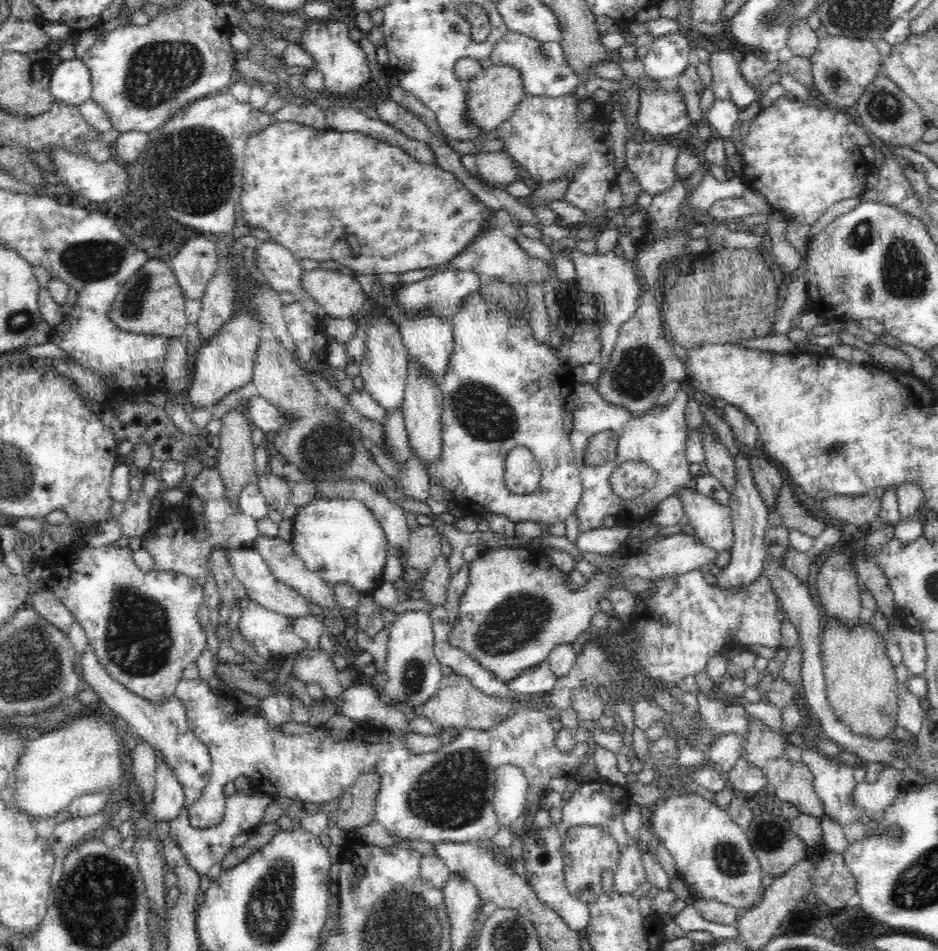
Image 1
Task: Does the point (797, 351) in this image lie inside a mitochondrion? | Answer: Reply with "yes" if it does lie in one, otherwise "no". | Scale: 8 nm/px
no

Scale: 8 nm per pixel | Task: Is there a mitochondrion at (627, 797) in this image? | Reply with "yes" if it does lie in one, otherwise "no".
no

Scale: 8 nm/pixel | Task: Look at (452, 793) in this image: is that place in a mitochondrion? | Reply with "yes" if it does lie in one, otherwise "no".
yes

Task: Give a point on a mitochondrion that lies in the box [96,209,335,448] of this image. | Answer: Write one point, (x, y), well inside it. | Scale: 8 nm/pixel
(131, 307)

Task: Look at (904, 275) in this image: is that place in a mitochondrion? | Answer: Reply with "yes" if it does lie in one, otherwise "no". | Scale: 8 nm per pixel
yes

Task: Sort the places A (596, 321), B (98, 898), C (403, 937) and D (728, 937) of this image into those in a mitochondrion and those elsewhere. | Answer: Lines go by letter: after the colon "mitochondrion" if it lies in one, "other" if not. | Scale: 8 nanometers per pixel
A: other
B: mitochondrion
C: mitochondrion
D: other

